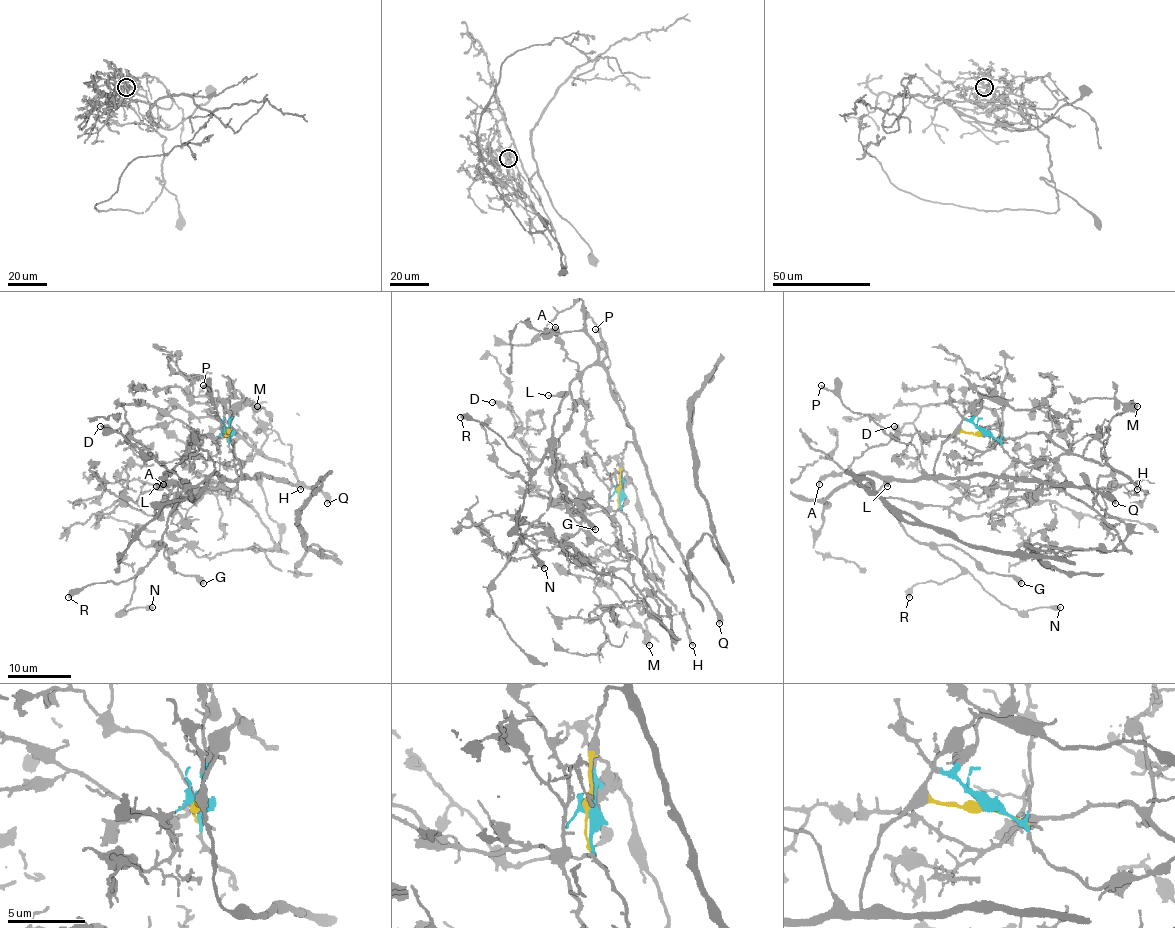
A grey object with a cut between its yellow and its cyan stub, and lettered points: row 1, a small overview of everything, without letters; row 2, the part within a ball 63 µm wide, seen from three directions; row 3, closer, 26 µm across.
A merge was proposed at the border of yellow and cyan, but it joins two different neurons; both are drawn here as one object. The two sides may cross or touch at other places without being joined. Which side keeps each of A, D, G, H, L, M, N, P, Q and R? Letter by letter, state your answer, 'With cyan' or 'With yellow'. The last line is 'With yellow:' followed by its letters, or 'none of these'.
A: With cyan
D: With cyan
G: With yellow
H: With cyan
L: With yellow
M: With cyan
N: With yellow
P: With yellow
Q: With yellow
R: With yellow
With yellow: G, L, N, P, Q, R

